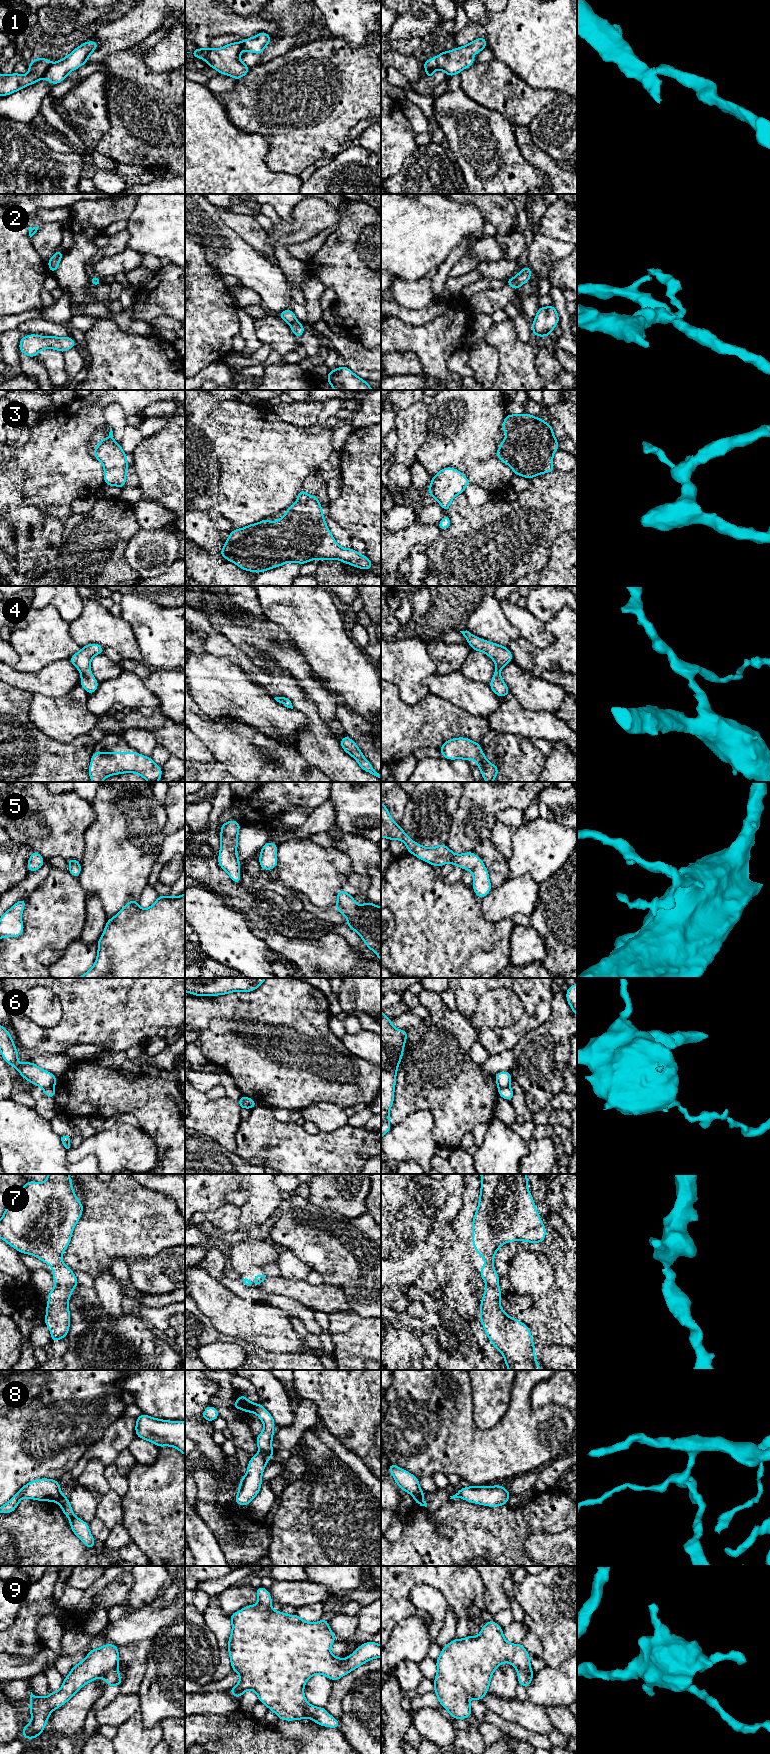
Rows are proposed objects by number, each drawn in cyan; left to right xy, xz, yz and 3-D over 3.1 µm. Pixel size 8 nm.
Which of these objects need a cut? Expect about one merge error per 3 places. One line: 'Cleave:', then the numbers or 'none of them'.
Cleave: 1, 2, 6, 8, 9

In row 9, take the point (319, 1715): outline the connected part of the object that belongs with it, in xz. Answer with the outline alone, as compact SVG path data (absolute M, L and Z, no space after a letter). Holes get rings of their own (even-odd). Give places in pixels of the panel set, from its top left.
M306 1705L306 1717L316 1722L318 1725L330 1728L339 1729L339 1720L332 1717L325 1709L325 1707L315 1707L313 1705Z

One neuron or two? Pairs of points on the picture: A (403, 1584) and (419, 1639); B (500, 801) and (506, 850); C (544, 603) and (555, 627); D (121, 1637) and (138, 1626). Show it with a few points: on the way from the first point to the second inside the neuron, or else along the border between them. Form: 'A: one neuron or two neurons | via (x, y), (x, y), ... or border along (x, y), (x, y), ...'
A: two neurons | border along (429, 1626), (420, 1618), (407, 1617), (393, 1629)
B: two neurons | border along (495, 819), (488, 838)
C: two neurons | border along (566, 604), (544, 623)
D: one neuron | via (125, 1633), (129, 1629), (134, 1628)

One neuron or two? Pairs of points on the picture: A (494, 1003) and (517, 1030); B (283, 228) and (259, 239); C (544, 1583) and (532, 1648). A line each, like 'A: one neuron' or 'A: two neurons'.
A: two neurons
B: two neurons
C: two neurons

